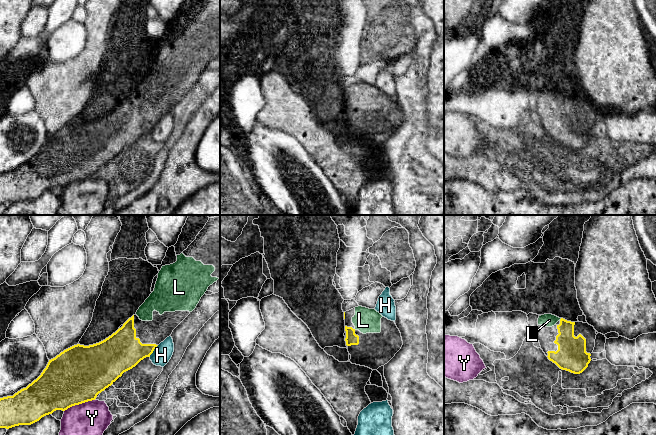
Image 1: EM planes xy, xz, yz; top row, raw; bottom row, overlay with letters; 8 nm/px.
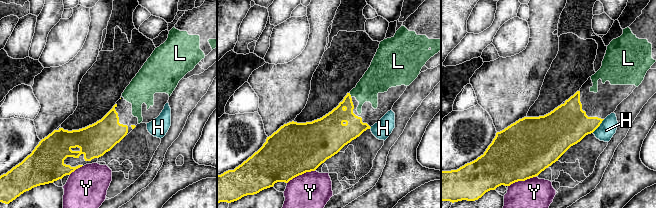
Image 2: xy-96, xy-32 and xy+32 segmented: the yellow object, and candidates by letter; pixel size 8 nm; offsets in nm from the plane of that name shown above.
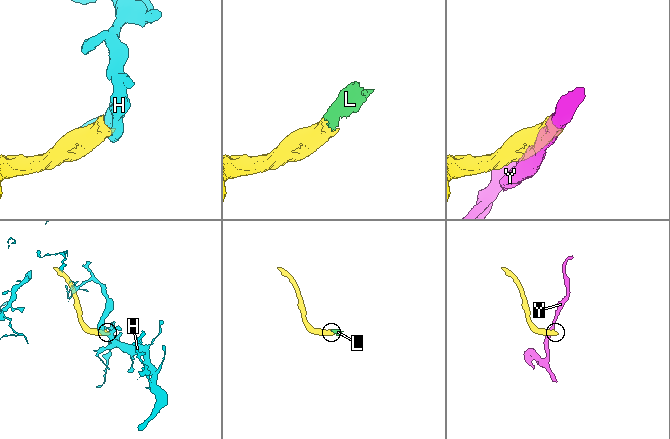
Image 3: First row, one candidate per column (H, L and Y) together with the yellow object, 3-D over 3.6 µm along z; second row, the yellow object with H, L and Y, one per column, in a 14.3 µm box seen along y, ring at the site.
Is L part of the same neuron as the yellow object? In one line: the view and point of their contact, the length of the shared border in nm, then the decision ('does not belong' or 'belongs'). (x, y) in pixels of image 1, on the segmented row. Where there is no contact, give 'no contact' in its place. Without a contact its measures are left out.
yz (560, 319) | 30 nm | belongs

